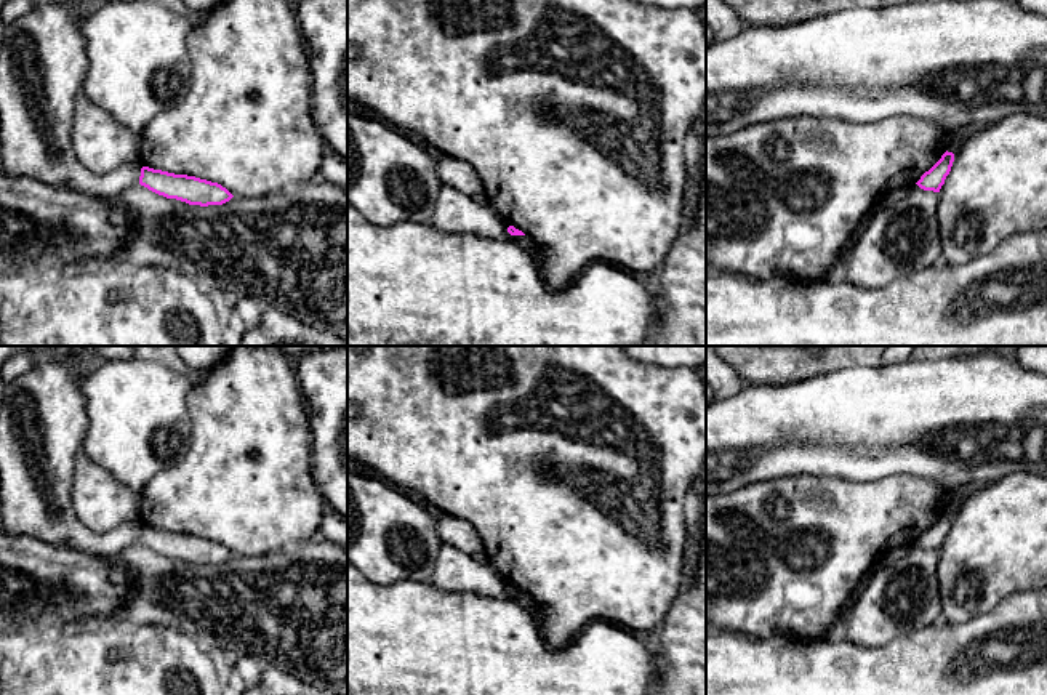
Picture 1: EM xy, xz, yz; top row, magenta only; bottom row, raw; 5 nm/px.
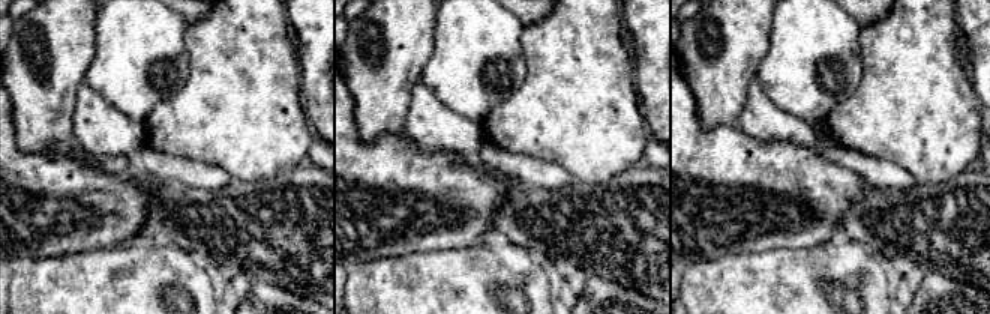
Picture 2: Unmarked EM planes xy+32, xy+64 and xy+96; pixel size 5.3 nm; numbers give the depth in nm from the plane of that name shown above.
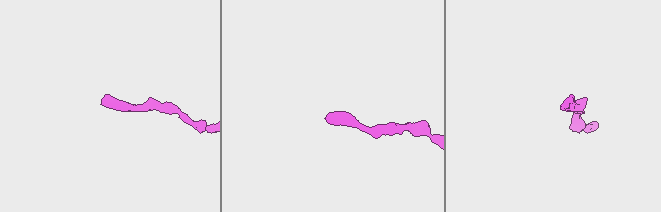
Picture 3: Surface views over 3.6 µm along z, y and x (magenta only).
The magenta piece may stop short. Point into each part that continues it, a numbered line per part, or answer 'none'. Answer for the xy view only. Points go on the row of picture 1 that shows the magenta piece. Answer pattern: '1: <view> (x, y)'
none

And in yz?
none

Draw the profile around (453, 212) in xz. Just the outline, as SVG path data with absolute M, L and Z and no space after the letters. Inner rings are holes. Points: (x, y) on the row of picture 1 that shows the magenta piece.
M442 186L434 202L429 224L447 234L472 234L501 239L507 232L507 221L488 203L482 203L451 186Z

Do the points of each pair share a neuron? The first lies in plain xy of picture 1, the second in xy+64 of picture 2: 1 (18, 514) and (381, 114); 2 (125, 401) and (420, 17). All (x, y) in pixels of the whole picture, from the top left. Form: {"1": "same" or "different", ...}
{"1": "same", "2": "different"}

